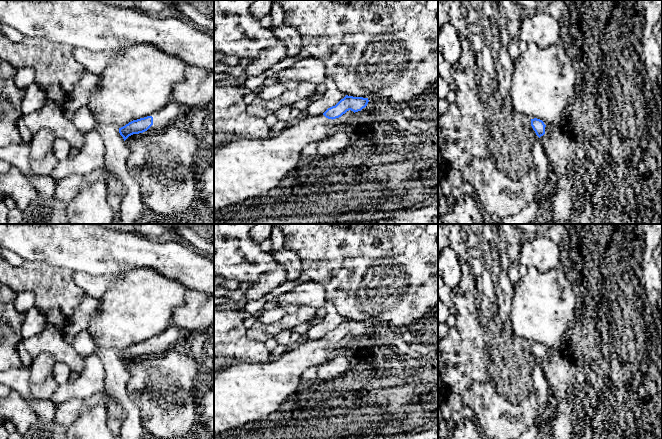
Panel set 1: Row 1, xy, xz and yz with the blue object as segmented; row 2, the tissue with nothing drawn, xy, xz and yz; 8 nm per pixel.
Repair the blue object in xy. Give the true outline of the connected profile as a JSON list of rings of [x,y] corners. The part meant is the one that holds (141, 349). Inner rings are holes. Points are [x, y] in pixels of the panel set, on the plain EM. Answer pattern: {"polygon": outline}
{"polygon": [[[171,323],[171,325],[162,333],[147,341],[133,344],[119,352],[119,357],[125,365],[133,358],[143,357],[150,353],[162,353],[170,349],[182,337],[183,334],[180,327]]]}

